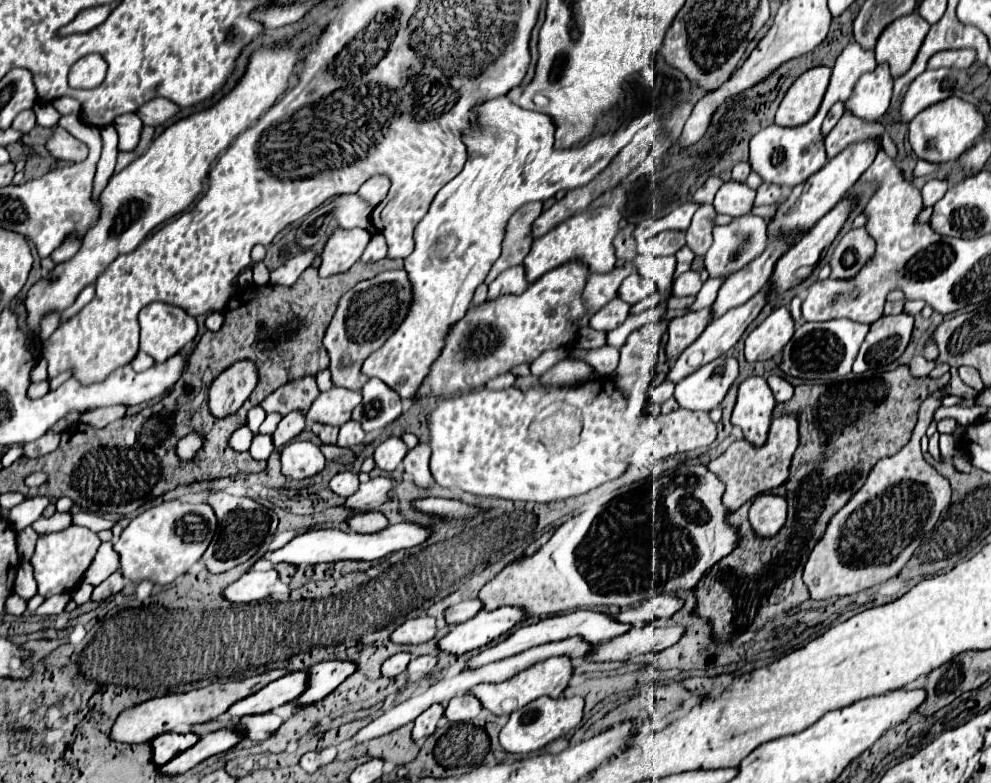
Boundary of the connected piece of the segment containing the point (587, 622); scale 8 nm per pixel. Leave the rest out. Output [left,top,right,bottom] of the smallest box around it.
[465,611,631,667]

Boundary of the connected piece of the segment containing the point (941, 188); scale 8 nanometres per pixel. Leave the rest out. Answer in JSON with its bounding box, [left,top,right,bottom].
[921,179,949,207]

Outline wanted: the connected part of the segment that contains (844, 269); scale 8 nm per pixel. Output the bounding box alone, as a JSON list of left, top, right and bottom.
[831,229,875,279]

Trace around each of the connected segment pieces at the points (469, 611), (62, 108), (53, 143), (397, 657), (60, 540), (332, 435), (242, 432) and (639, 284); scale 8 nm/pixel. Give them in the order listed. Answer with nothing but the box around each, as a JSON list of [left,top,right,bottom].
[[445,599,483,625],[55,97,81,115],[47,127,87,163],[381,653,409,679],[31,525,101,599],[311,423,337,443],[227,427,253,451],[617,275,657,305]]

